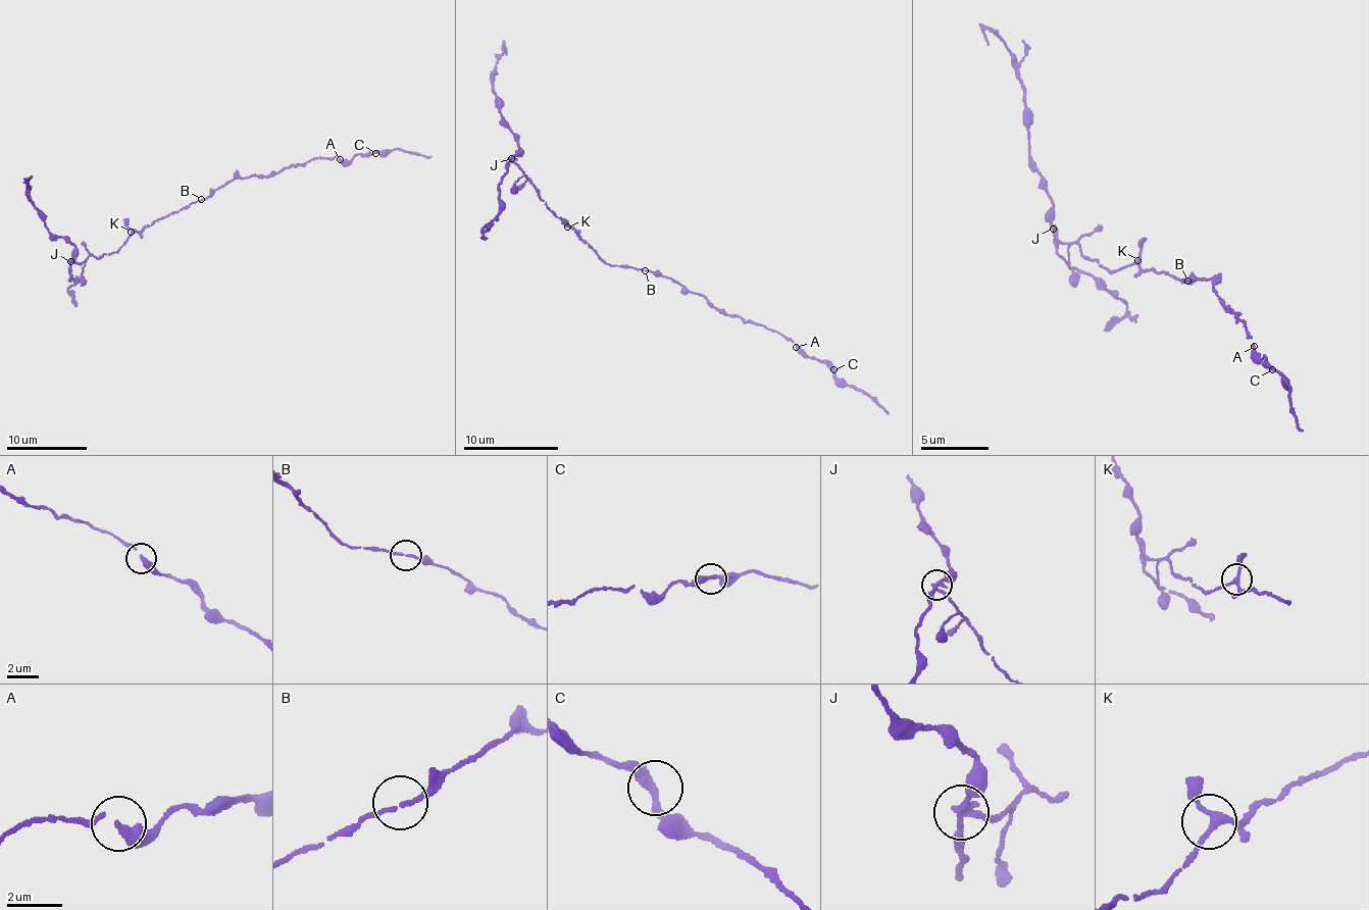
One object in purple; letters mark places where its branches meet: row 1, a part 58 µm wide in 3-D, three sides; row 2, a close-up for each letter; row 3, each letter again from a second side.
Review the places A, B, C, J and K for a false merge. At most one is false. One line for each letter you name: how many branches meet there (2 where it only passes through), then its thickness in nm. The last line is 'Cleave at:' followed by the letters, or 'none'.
J: 3 branches meet; 200 nm thick
Cleave at: J

